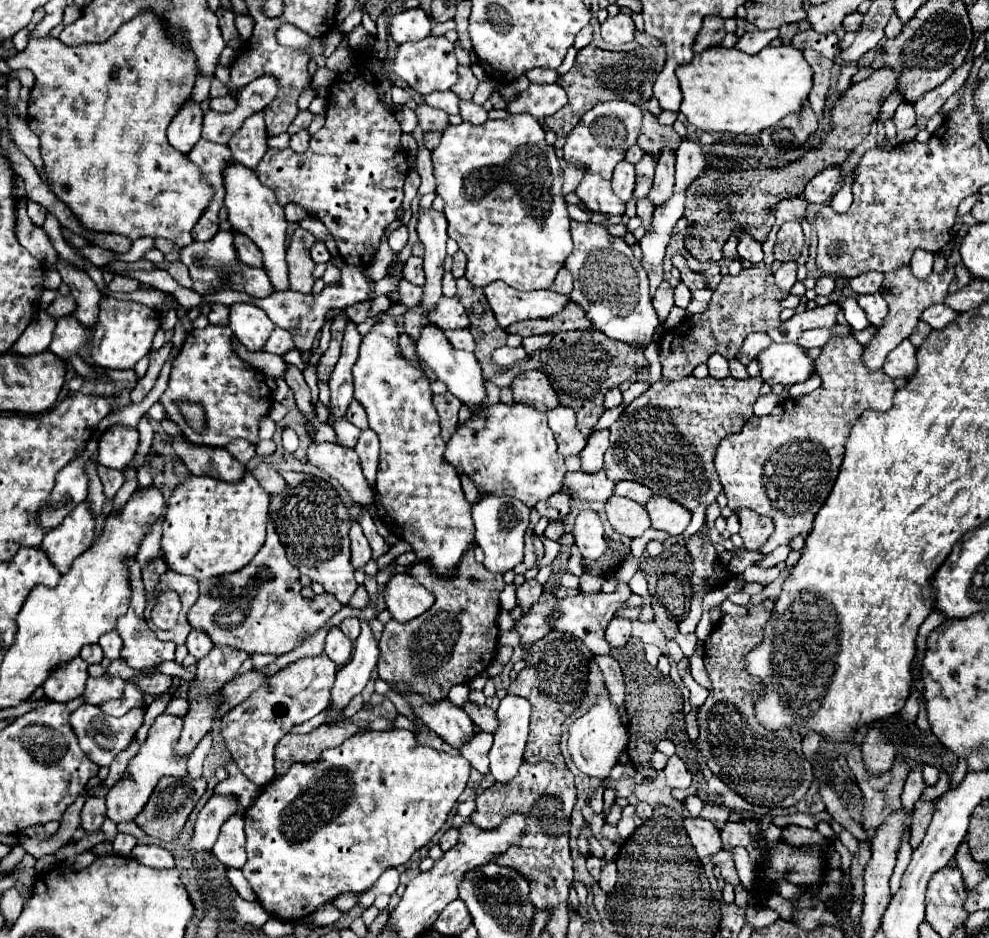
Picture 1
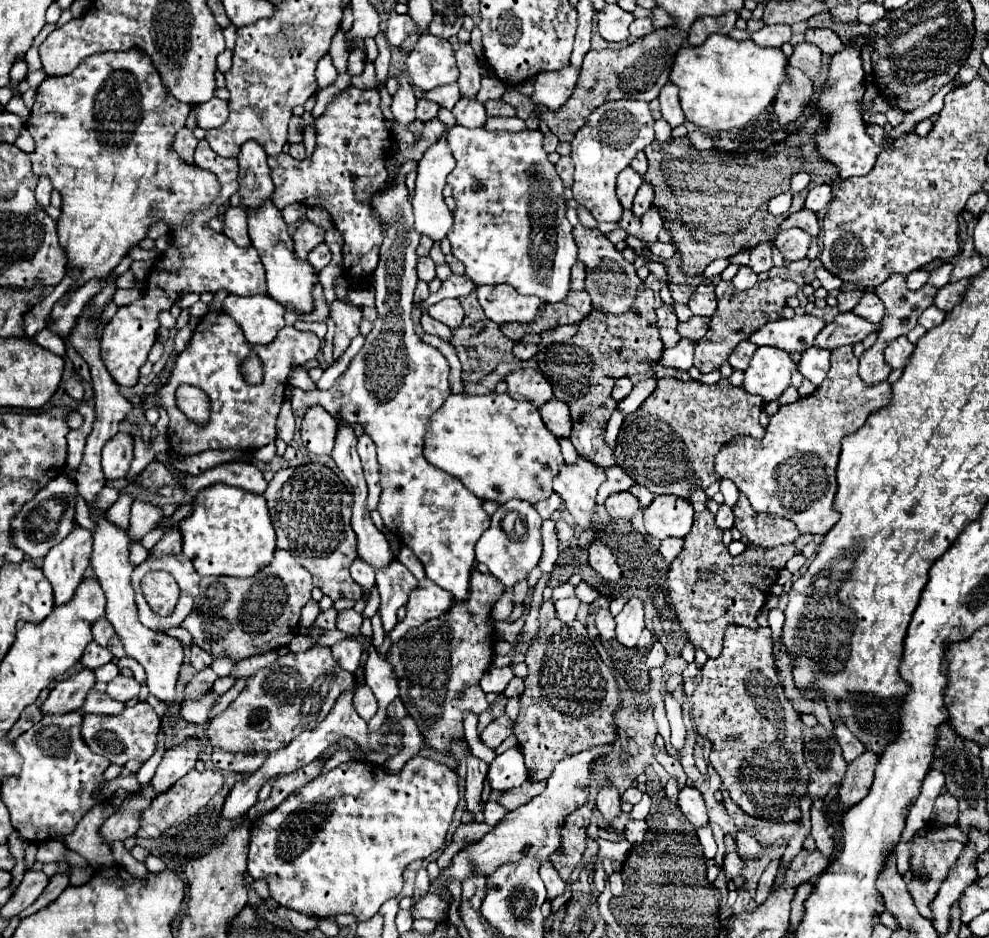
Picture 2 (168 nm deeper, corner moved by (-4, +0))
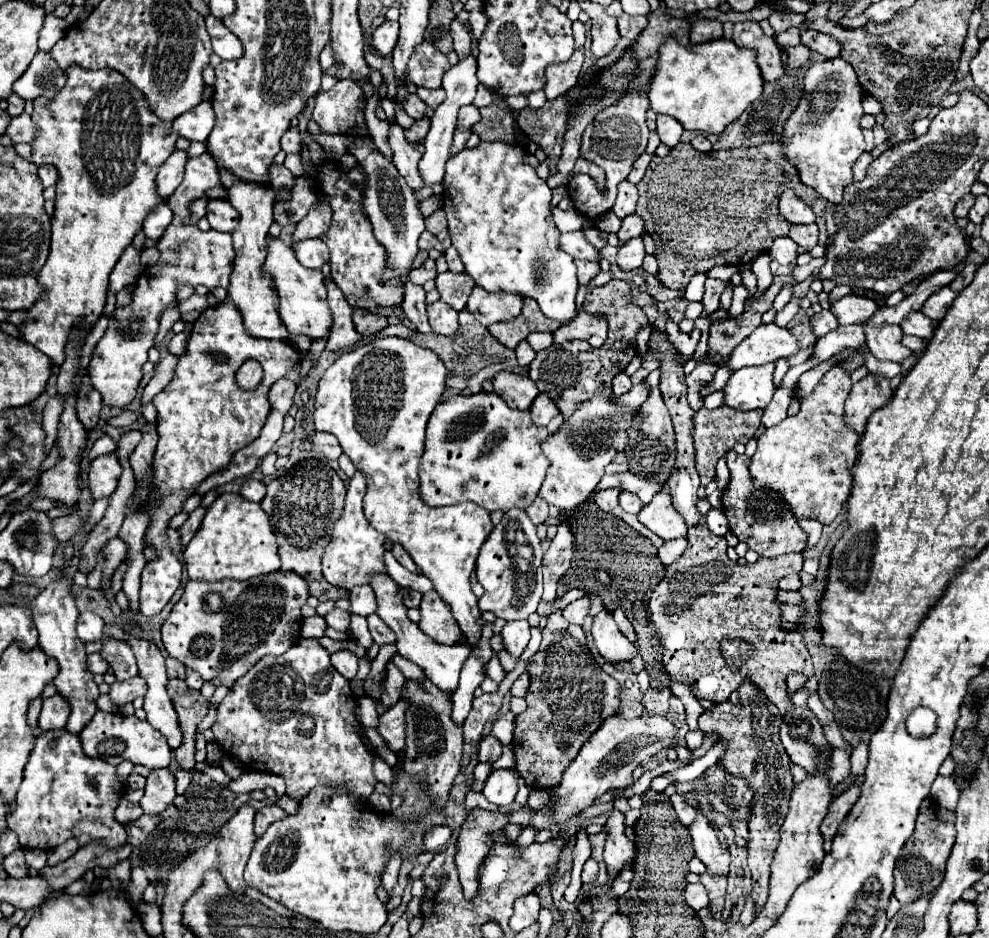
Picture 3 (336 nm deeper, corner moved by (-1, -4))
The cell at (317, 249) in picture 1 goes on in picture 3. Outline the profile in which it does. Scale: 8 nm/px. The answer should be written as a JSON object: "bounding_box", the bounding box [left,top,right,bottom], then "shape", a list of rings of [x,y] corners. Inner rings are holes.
{"bounding_box":[295,239,331,269],"shape":[[[321,239],[303,241],[301,245],[295,247],[295,253],[297,253],[299,263],[303,267],[309,267],[309,269],[321,269],[329,261],[329,257],[331,257],[327,245]]]}

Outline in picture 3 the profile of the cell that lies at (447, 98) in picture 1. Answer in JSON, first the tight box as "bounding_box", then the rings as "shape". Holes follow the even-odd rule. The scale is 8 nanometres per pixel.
{"bounding_box":[417,89,445,109],"shape":[[[417,89],[417,95],[419,95],[429,107],[433,107],[433,109],[437,109],[437,107],[443,103],[443,99],[445,99],[445,91],[443,91],[443,89],[433,89],[433,91],[429,91],[429,89]]]}

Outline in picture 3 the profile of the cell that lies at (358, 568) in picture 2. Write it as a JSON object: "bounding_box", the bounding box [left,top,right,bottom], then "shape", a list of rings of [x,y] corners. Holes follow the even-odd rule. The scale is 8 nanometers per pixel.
{"bounding_box":[351,585,377,617],"shape":[[[357,585],[351,589],[351,613],[367,617],[369,613],[375,613],[377,609],[377,597],[369,585]]]}

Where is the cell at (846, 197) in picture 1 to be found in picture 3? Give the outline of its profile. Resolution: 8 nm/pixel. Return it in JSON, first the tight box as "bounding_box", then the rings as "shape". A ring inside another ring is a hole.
{"bounding_box":[783,57,865,203],"shape":[[[843,57],[815,63],[805,73],[803,97],[783,127],[783,153],[793,161],[805,185],[815,187],[827,201],[839,203],[845,185],[853,183],[853,163],[865,153],[861,133],[863,89],[857,73]]]}

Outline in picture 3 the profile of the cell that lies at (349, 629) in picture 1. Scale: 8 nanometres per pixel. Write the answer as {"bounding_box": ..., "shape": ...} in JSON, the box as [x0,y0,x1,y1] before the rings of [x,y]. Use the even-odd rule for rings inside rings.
{"bounding_box":[325,609,351,633],"shape":[[[333,609],[331,613],[327,613],[327,615],[325,615],[325,621],[327,621],[327,625],[329,625],[329,627],[333,627],[335,631],[347,633],[349,623],[351,623],[351,615],[349,615],[349,611]]]}

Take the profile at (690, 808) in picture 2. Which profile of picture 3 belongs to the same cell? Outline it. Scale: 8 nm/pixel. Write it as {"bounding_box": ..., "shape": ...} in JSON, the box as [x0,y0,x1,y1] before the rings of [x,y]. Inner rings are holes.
{"bounding_box":[687,811,729,875],"shape":[[[697,811],[697,817],[691,825],[687,825],[691,837],[693,837],[693,847],[695,847],[695,855],[707,865],[709,873],[715,875],[727,875],[729,873],[729,851],[725,851],[719,841],[717,835],[713,833],[713,829],[707,823],[707,817]]]}

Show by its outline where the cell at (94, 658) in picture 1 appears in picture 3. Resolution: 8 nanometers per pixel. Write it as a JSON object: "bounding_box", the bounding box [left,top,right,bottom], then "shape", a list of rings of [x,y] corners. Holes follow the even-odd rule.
{"bounding_box":[87,653,109,675],"shape":[[[91,653],[91,655],[87,657],[87,667],[89,667],[89,671],[91,671],[91,673],[101,673],[101,675],[109,671],[107,661],[105,661],[99,653]]]}

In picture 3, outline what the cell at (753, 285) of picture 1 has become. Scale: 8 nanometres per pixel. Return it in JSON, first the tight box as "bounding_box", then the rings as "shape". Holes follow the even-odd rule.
{"bounding_box":[709,281,781,365],"shape":[[[781,281],[771,283],[771,287],[761,297],[751,297],[745,301],[745,311],[739,317],[729,317],[715,321],[709,327],[709,357],[721,365],[729,359],[729,353],[749,335],[757,325],[761,325],[761,315],[773,307],[777,293],[781,291]]]}

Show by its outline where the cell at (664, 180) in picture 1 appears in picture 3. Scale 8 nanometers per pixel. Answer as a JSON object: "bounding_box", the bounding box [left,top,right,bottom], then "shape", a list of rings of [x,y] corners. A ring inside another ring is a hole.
{"bounding_box":[617,237,645,271],"shape":[[[633,237],[629,241],[625,241],[619,247],[619,257],[617,257],[617,265],[625,271],[641,267],[643,257],[645,257],[645,245],[643,245],[643,237]]]}

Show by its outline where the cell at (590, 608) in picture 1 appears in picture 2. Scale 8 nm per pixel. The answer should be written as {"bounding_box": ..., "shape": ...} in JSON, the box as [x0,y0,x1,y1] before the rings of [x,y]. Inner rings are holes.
{"bounding_box":[596,609,614,639],"shape":[[[600,609],[596,615],[596,629],[602,639],[614,639],[614,617],[610,615],[610,609]]]}

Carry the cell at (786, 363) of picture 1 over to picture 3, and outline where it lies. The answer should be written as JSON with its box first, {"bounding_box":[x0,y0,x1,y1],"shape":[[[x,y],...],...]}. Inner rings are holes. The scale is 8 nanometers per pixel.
{"bounding_box":[725,363,775,411],"shape":[[[775,363],[743,367],[731,375],[729,383],[725,385],[725,403],[733,409],[751,411],[751,409],[765,409],[775,393],[773,383]]]}

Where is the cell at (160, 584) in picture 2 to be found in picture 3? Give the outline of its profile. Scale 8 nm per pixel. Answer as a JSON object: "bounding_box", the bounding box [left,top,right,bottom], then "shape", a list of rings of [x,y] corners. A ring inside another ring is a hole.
{"bounding_box":[139,301,299,617],"shape":[[[229,301],[207,307],[193,323],[187,351],[179,357],[173,381],[153,399],[157,409],[159,443],[153,457],[155,493],[145,505],[155,505],[157,509],[151,515],[145,541],[157,549],[159,557],[147,563],[141,573],[139,609],[143,615],[153,617],[161,613],[181,585],[183,563],[165,545],[167,521],[181,511],[183,501],[193,495],[195,487],[207,475],[221,471],[235,451],[259,437],[271,411],[271,385],[283,379],[295,365],[299,365],[299,361],[299,351],[287,341],[249,337],[241,325],[241,315],[233,309],[233,305],[229,305]],[[215,355],[225,355],[225,361],[217,361]],[[245,359],[257,359],[263,365],[265,375],[255,391],[243,391],[235,383],[235,371]]]}

